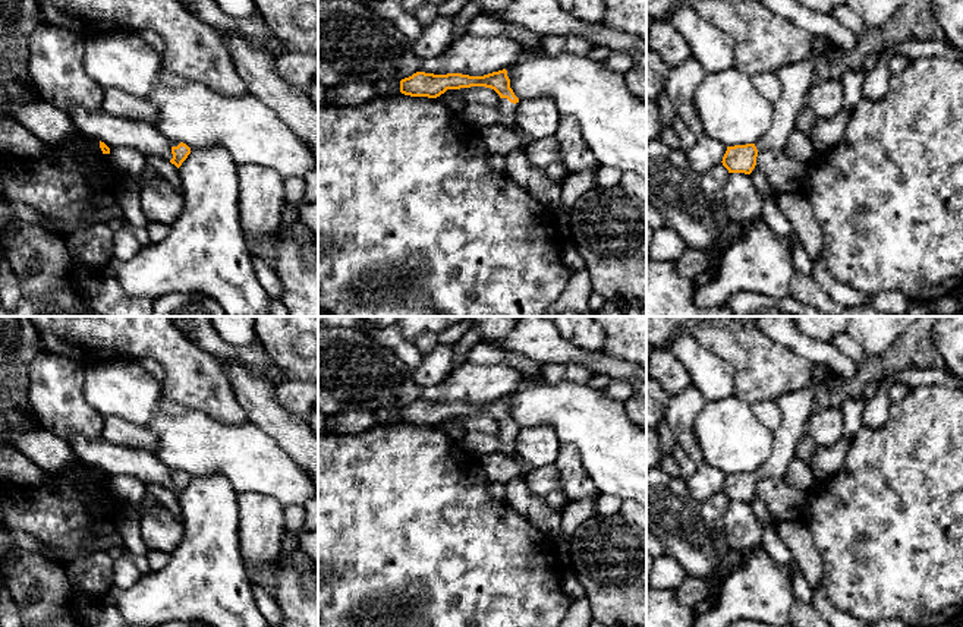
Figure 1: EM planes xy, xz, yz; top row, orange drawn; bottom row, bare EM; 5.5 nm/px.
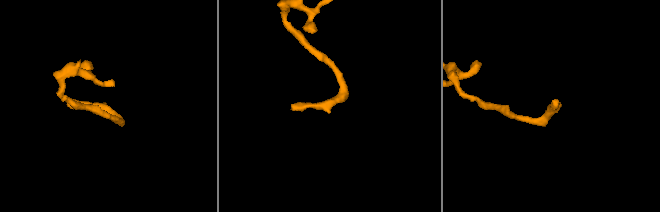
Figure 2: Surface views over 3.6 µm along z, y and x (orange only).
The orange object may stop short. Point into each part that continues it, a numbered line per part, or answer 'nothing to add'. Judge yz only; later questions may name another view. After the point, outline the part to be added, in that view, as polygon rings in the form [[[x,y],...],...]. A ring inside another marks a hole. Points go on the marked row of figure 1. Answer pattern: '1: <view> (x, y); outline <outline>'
1: yz (759, 179); outline [[[755,166],[755,168],[752,170],[750,177],[755,183],[756,190],[764,199],[774,193],[774,189],[770,185],[767,176],[758,168],[758,166]]]

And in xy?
1: xy (164, 169); outline [[[147,154],[145,157],[147,164],[151,166],[158,173],[158,176],[167,179],[179,192],[183,193],[182,179],[174,164],[155,154]]]

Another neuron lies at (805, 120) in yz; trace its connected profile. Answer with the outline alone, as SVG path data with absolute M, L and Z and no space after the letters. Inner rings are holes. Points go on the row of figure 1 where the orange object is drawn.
M805 105L797 113L797 117L796 117L796 127L799 130L802 130L809 139L811 139L811 135L813 130L815 119L816 117L815 117L813 111L808 105Z

